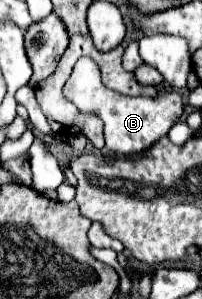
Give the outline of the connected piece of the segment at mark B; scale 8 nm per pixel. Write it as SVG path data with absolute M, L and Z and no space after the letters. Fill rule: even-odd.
M90 57L78 59L68 83L64 85L64 95L80 111L94 111L100 115L104 121L106 149L116 151L118 155L138 155L148 149L154 141L166 135L184 113L184 103L178 91L158 91L156 97L130 97L104 87L100 67Z

